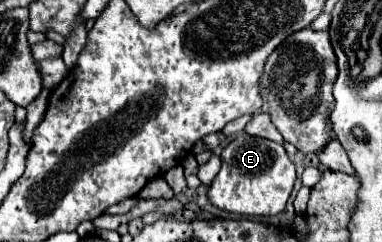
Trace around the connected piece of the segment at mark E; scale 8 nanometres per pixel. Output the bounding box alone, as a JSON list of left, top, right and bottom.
[208,131,296,215]

